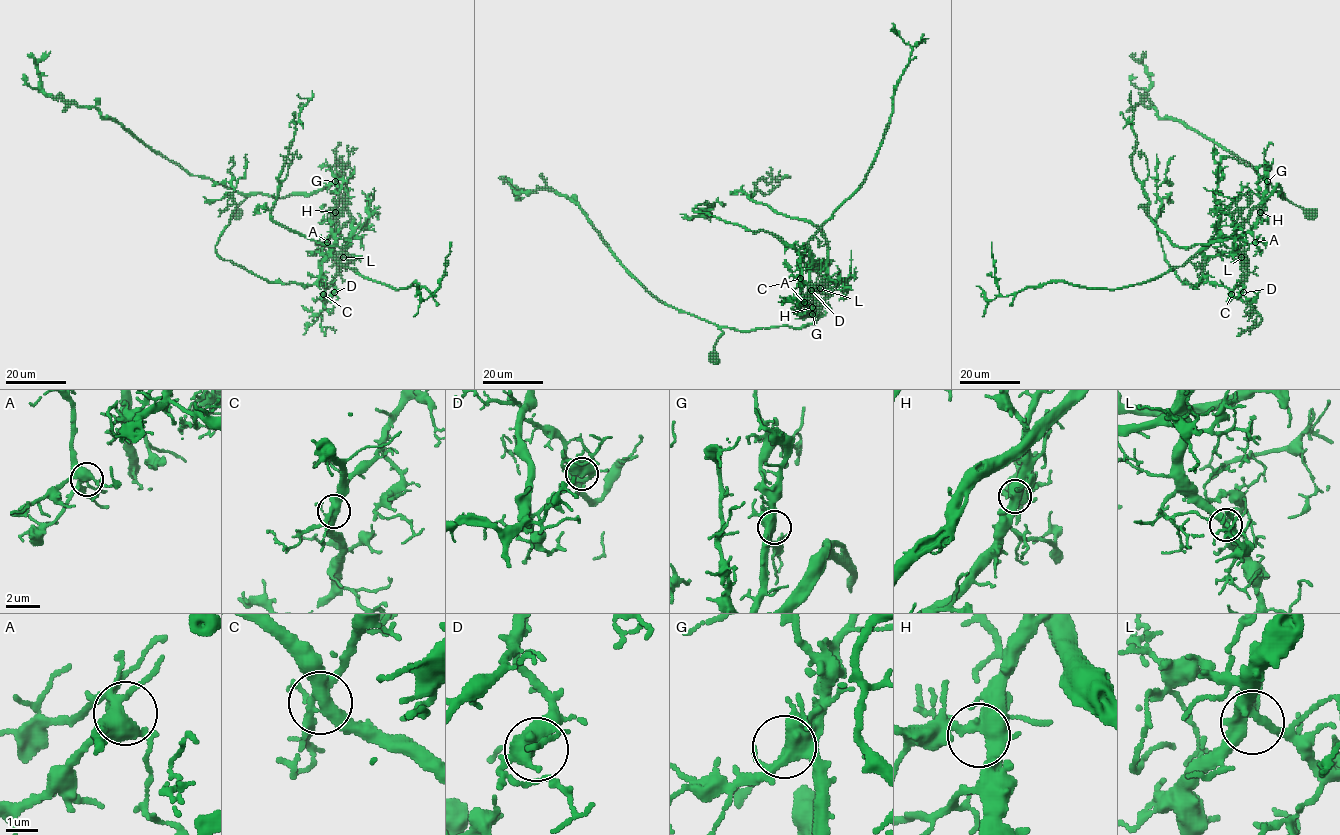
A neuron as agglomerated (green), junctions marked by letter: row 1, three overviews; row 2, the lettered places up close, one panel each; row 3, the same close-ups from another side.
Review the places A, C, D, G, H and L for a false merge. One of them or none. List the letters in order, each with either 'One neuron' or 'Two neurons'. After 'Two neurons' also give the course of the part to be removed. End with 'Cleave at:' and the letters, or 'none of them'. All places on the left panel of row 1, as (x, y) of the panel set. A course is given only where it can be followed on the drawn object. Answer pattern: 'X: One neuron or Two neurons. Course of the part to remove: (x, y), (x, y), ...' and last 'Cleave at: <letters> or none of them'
A: One neuron
C: Two neurons. Course of the part to remove: (324, 295), (321, 264), (330, 253), (343, 266), (378, 282), (405, 288), (415, 281), (435, 296), (451, 242)
D: One neuron
G: One neuron
H: One neuron
L: One neuron
Cleave at: C

